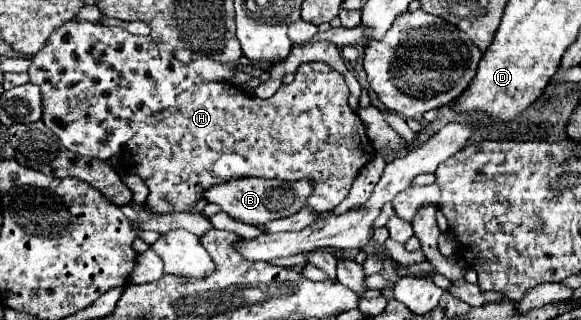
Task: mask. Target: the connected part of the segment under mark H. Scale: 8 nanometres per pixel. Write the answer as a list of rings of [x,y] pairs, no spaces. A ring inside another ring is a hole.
[[[323,62],[301,64],[295,72],[291,84],[283,84],[271,98],[257,98],[245,92],[243,86],[229,82],[203,82],[189,88],[177,96],[175,106],[151,114],[141,126],[141,130],[127,142],[121,164],[125,172],[133,172],[143,178],[149,188],[147,206],[153,214],[187,212],[193,202],[201,198],[199,194],[213,186],[235,178],[259,176],[277,178],[283,182],[309,180],[313,182],[313,192],[309,194],[305,206],[313,208],[317,216],[329,214],[337,204],[349,196],[349,190],[359,176],[361,168],[373,158],[373,144],[365,134],[365,124],[355,110],[349,108],[349,88],[343,76]]]

